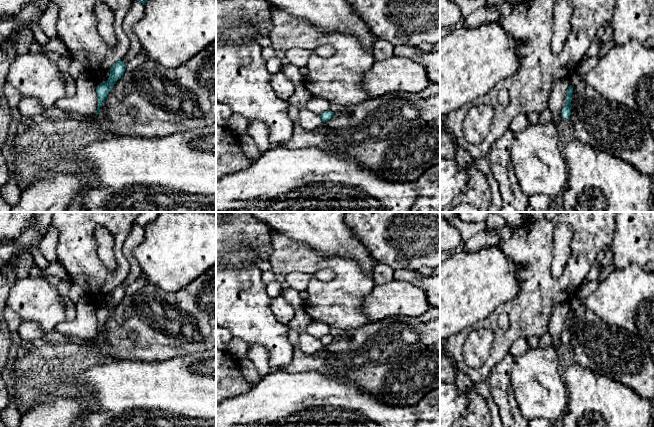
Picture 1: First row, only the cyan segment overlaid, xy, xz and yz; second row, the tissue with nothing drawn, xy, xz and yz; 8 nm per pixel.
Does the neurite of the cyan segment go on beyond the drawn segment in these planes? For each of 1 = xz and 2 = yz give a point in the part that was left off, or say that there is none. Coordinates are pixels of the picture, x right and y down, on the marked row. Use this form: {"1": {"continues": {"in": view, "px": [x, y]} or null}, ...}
{"1": {"continues": null}, "2": {"continues": {"in": "yz", "px": [565, 129]}}}

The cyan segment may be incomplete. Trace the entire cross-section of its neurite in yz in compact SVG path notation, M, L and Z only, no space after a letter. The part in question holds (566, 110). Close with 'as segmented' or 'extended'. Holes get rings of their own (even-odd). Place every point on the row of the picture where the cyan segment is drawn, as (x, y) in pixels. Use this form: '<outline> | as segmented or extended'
M570 85L567 89L565 96L565 105L562 108L561 117L562 120L556 124L558 131L558 148L563 153L567 144L574 140L574 129L570 121L571 114L571 95L573 93L573 86Z | extended

